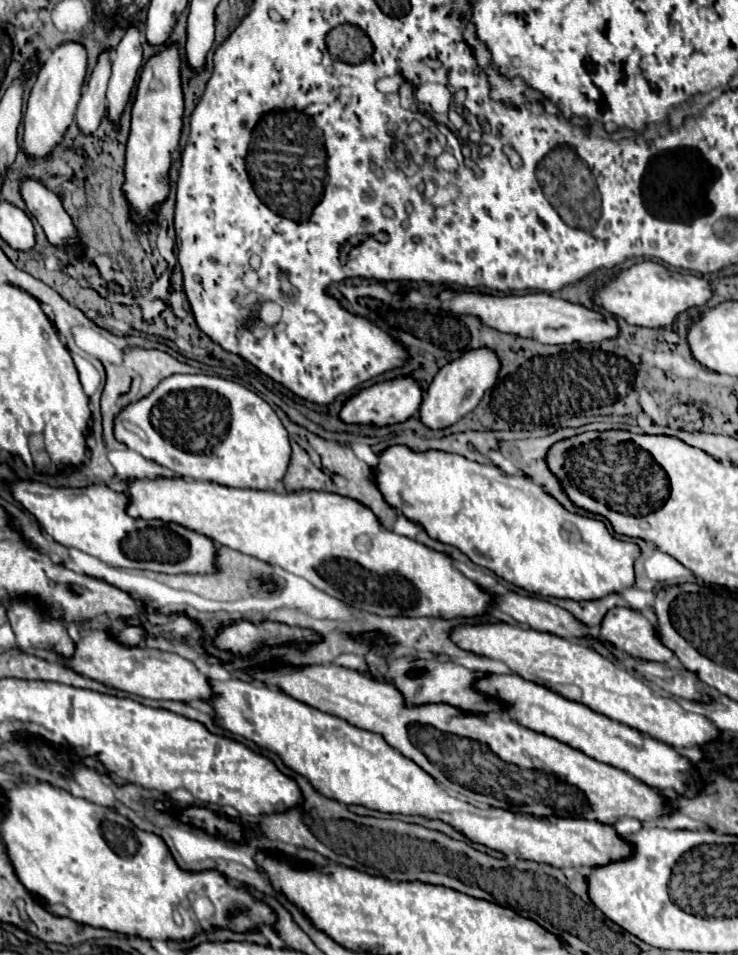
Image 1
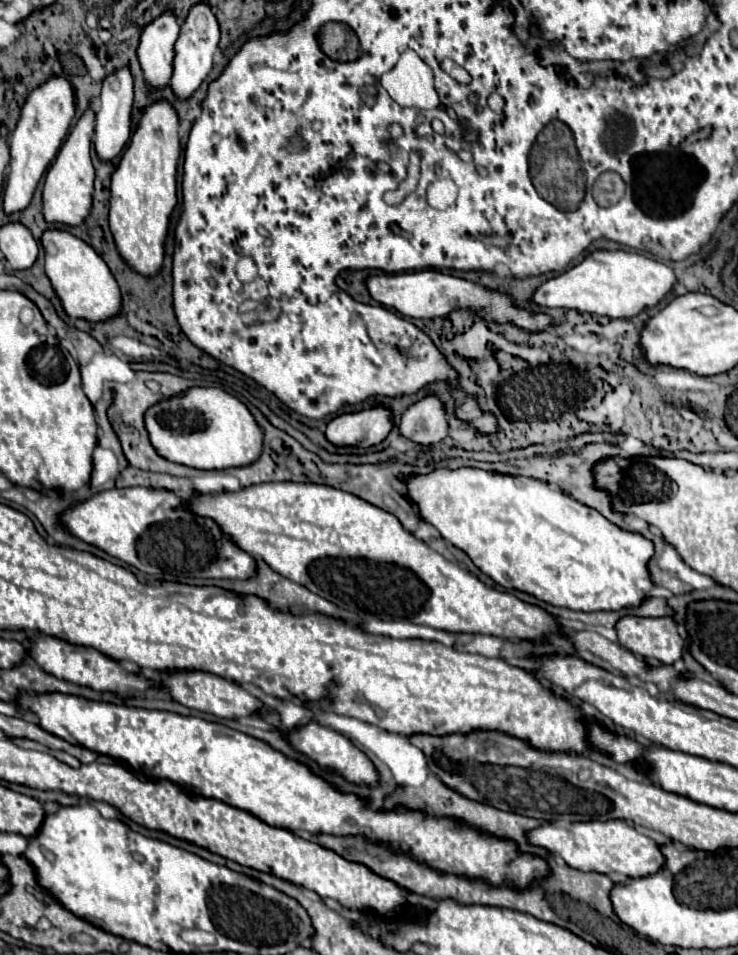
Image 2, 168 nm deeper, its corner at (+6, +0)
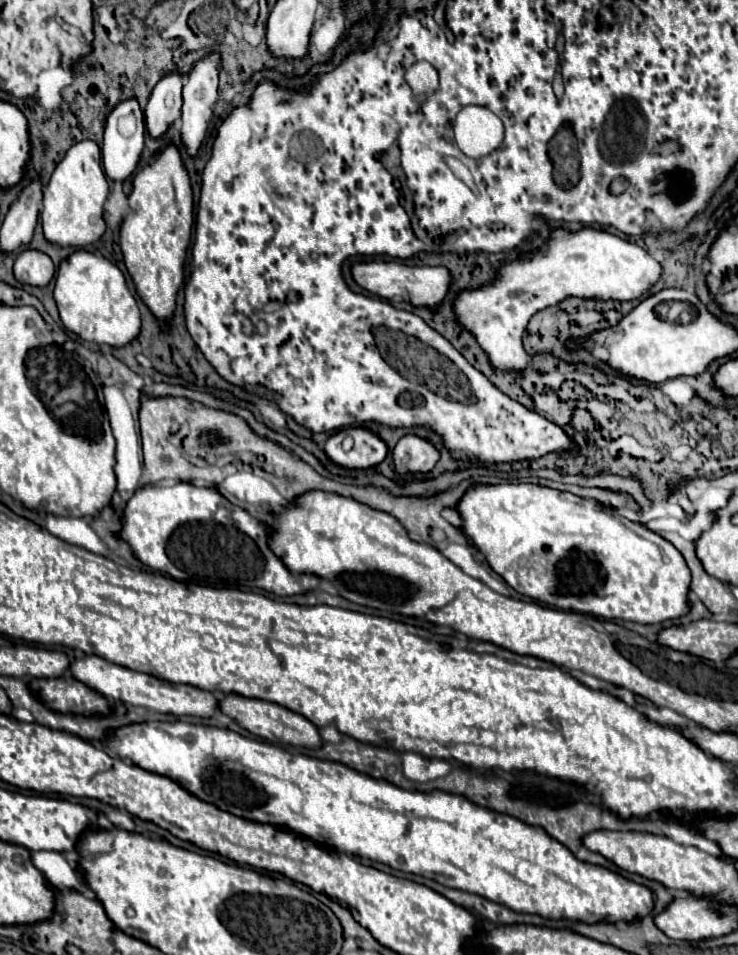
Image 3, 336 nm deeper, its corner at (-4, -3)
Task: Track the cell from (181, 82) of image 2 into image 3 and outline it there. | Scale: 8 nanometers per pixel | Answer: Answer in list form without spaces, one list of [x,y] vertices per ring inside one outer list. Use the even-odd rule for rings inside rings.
[[[210,50],[206,56],[194,62],[194,66],[188,72],[188,80],[182,88],[182,128],[180,132],[182,132],[182,142],[188,154],[198,152],[204,140],[208,122],[212,118],[212,106],[216,104],[216,98],[218,98],[218,70],[220,70],[220,54],[216,50]]]

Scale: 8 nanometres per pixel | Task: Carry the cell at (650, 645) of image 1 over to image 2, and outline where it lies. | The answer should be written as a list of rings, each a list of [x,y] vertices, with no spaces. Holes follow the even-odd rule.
[[[624,617],[618,621],[616,629],[620,645],[634,655],[654,659],[666,665],[674,665],[682,659],[686,645],[672,617]]]

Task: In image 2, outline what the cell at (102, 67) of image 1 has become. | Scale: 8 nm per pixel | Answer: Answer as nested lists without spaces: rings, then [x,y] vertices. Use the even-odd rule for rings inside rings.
[[[94,103],[68,133],[54,163],[46,171],[46,183],[42,191],[42,215],[46,223],[62,223],[68,227],[76,227],[90,215],[92,191],[94,191],[94,167],[90,159],[92,135],[94,135]]]

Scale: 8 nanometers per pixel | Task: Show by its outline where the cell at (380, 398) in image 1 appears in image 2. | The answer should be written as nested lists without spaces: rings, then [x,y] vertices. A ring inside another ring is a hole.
[[[384,407],[364,409],[358,413],[342,413],[332,419],[324,431],[326,439],[336,447],[372,447],[384,441],[392,429],[390,411]]]

